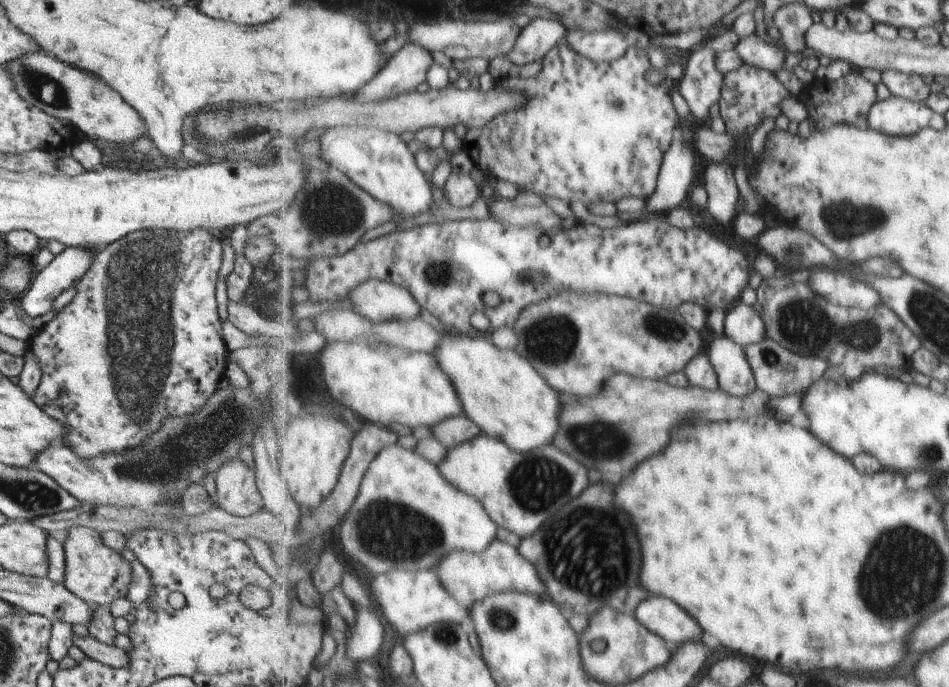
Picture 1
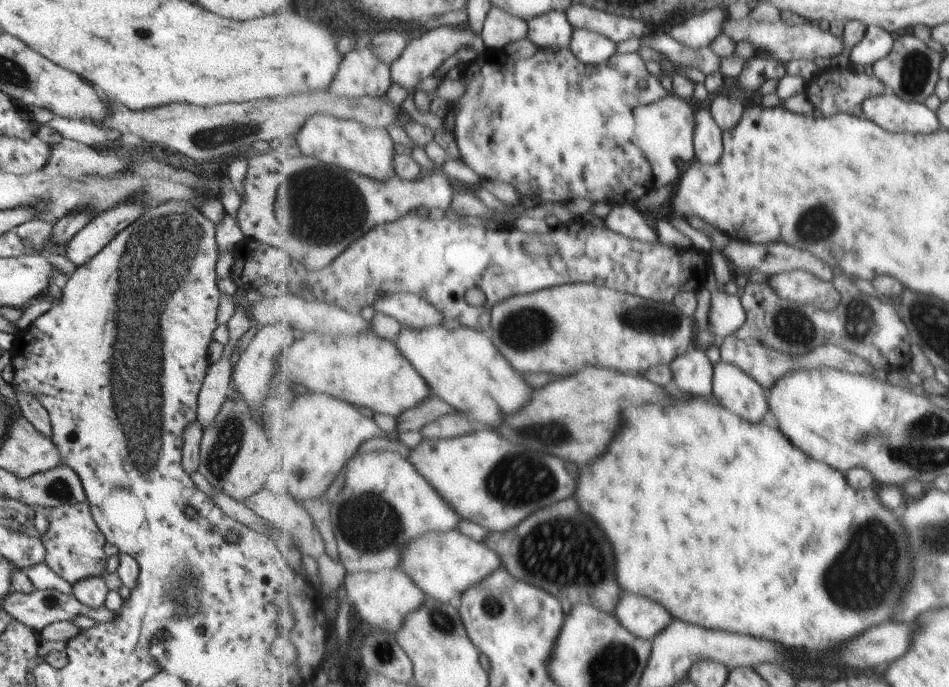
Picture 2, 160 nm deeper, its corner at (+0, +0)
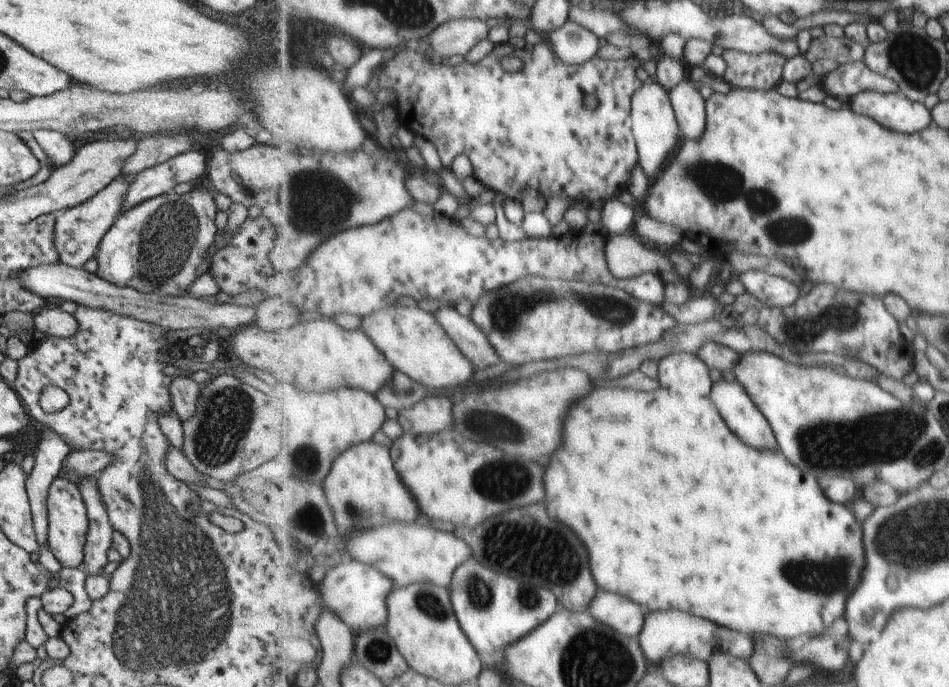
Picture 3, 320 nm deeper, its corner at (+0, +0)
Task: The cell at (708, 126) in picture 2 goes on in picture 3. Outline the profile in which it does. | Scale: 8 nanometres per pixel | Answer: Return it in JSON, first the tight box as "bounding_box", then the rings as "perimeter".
{"bounding_box":[669,79,707,140],"perimeter":[[[687,79],[683,84],[677,84],[677,88],[669,91],[669,96],[671,96],[676,120],[681,126],[683,137],[687,140],[701,138],[707,122],[706,100],[693,86],[693,81]]]}

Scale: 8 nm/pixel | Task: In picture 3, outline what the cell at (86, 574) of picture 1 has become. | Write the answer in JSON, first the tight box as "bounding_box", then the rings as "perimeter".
{"bounding_box":[46,475,88,568],"perimeter":[[[59,475],[48,486],[46,494],[48,550],[57,559],[61,568],[78,567],[82,564],[83,539],[88,529],[88,512],[75,483]]]}

